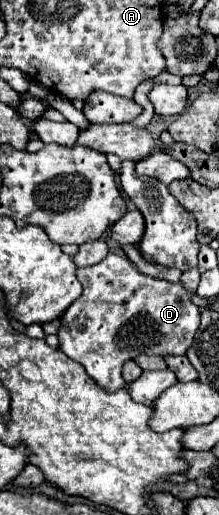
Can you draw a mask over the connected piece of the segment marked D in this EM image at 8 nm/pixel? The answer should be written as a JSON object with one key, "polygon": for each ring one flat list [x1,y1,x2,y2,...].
{"polygon":[[110,253,100,263,76,271,84,291,62,315,60,349,82,363,104,391,126,387,122,365,138,355,184,355,200,327,200,309,190,301,182,283,142,275,124,255]]}

